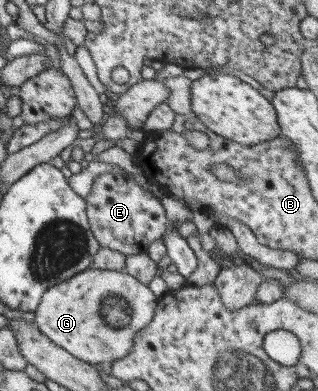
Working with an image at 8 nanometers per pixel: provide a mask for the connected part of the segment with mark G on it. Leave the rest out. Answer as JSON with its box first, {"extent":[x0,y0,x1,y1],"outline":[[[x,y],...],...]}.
{"extent":[34,268,158,365],"outline":[[[86,268],[72,277],[51,285],[40,298],[34,313],[34,324],[50,341],[71,353],[76,359],[90,365],[112,363],[124,357],[132,347],[134,334],[148,325],[158,298],[150,292],[146,284],[124,271]]]}

